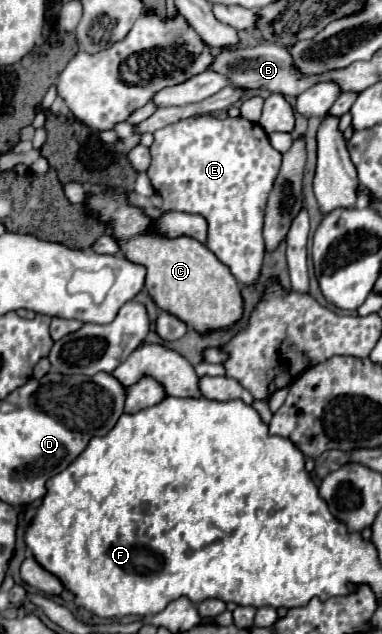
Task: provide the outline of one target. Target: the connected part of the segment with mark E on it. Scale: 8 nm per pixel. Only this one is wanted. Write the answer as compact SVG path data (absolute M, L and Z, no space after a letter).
M210 115L190 117L178 123L172 123L154 133L154 143L150 147L152 165L148 169L148 177L154 189L162 195L162 209L170 211L186 211L198 213L208 221L208 243L206 247L232 271L232 275L248 285L258 279L260 265L264 257L264 211L266 197L274 187L274 177L278 177L278 169L282 163L282 155L270 147L268 135L256 123L250 123L242 117L236 119L216 119Z

